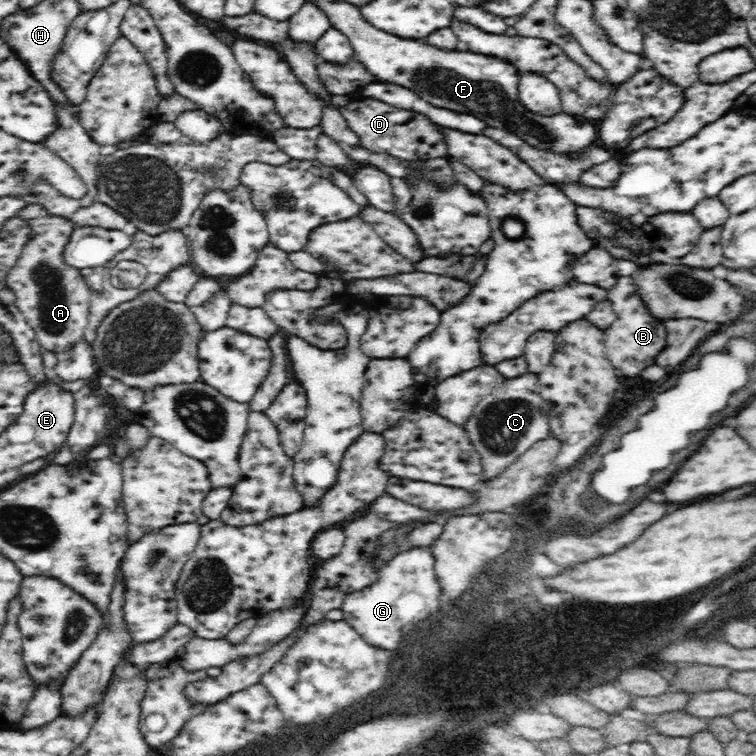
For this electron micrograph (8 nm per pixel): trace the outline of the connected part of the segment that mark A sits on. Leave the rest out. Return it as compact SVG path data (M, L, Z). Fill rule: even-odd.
M27 204L27 206L18 210L16 217L22 217L22 219L28 221L31 234L24 244L16 266L8 272L5 278L6 287L10 287L14 291L14 297L16 297L14 304L20 309L22 316L26 319L26 324L34 329L36 340L40 343L40 346L54 353L64 352L64 350L72 348L78 340L82 340L88 324L90 300L92 298L91 288L86 285L82 275L80 275L80 269L68 266L63 259L63 250L76 225L66 217L49 214L39 204Z

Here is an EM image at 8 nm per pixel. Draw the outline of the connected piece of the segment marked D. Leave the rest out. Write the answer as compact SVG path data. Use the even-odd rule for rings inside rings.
M369 97L350 100L338 108L348 126L358 135L360 145L374 153L388 153L392 157L407 161L427 161L433 158L448 158L448 146L442 138L440 128L430 118L420 113L396 108L387 102Z

